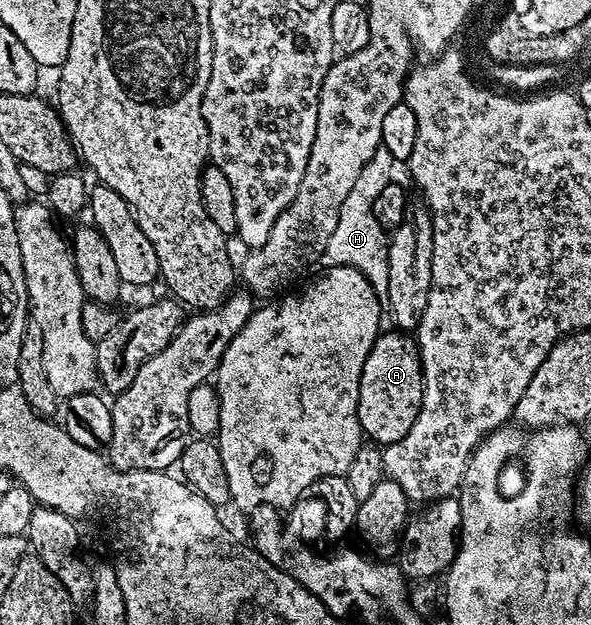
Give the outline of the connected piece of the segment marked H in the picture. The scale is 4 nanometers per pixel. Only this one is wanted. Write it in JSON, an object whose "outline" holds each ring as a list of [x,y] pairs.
{"outline":[[[380,146],[375,150],[363,166],[361,173],[353,184],[352,191],[345,196],[341,204],[340,215],[337,218],[336,231],[329,236],[329,244],[326,245],[326,259],[334,265],[346,265],[357,267],[366,276],[370,286],[374,288],[379,302],[379,329],[383,332],[395,330],[393,310],[389,305],[389,272],[387,262],[387,232],[378,223],[377,216],[373,214],[373,203],[377,195],[390,181],[389,170],[394,167],[395,161],[389,154],[389,150]]]}

